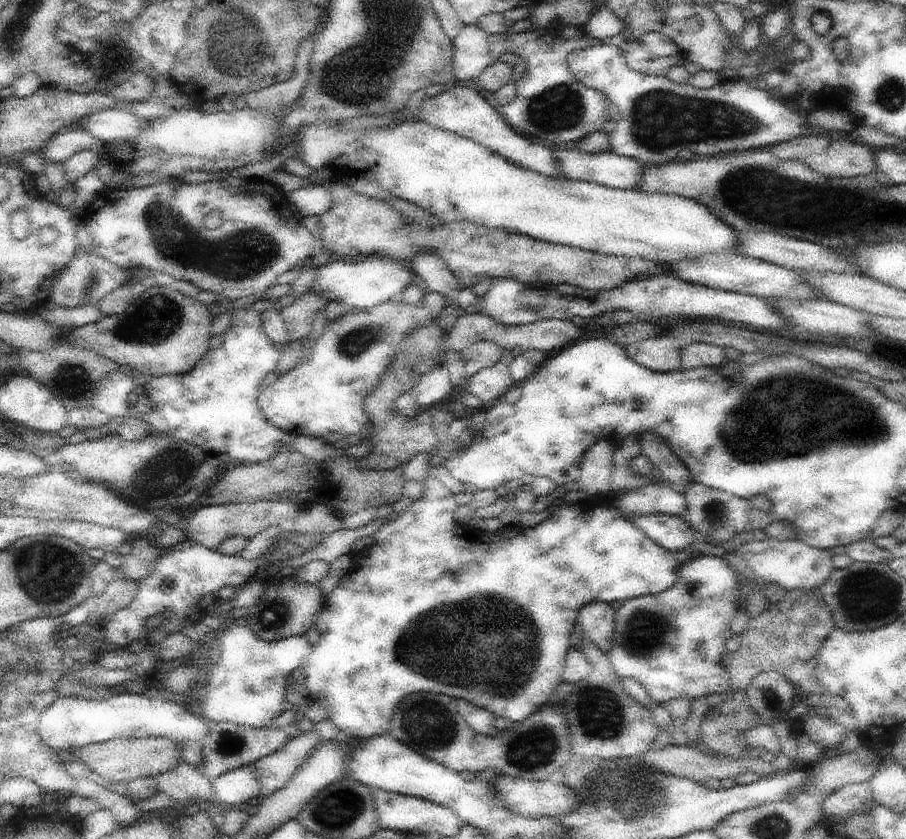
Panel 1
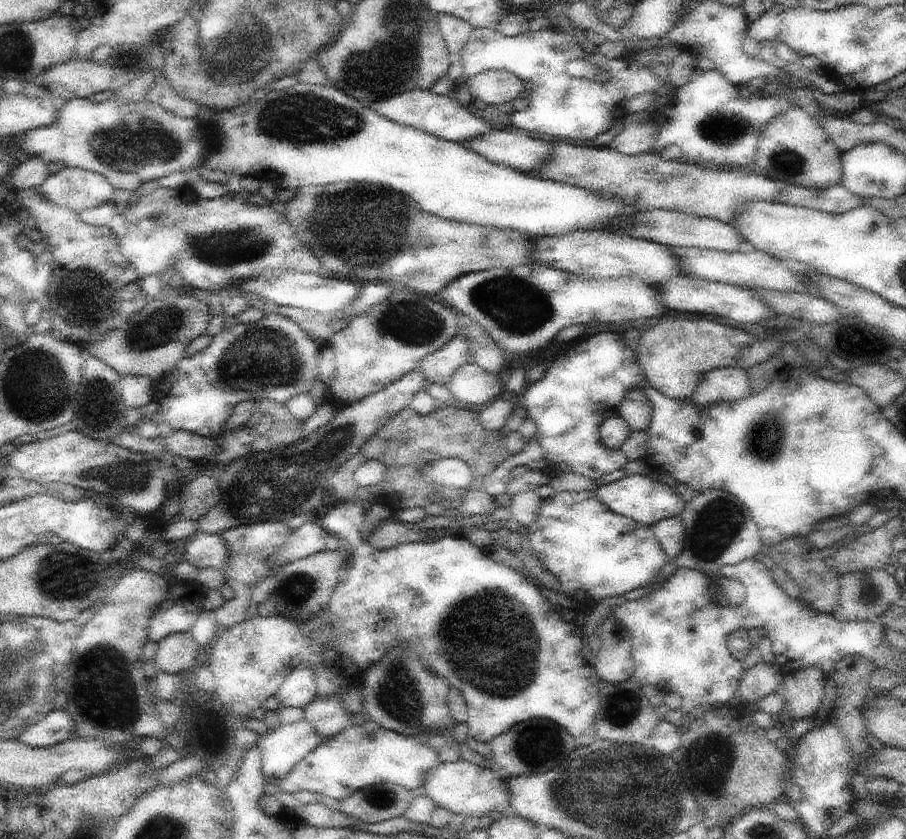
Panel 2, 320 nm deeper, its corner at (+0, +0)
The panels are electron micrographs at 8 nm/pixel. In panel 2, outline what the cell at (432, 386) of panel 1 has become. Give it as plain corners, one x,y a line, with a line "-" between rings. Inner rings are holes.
456,335
446,346
429,354
419,366
426,383
445,385
452,373
463,364
470,362
473,352
465,336

